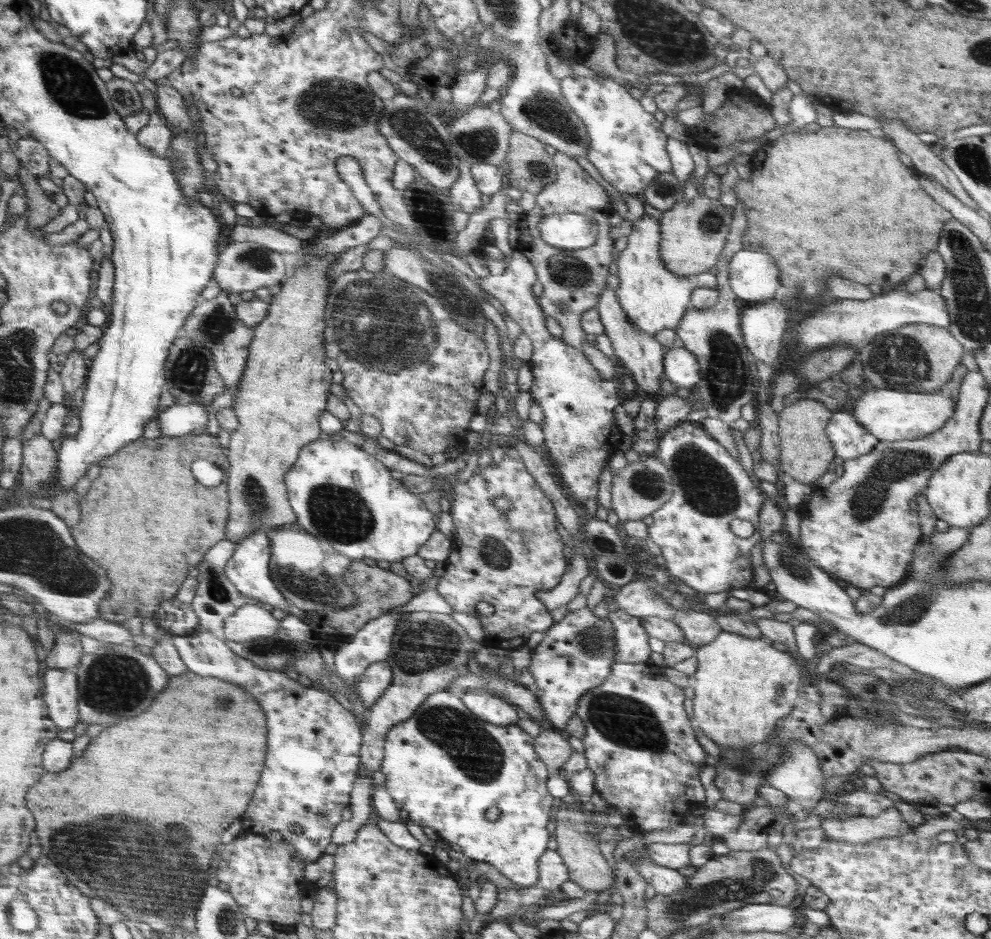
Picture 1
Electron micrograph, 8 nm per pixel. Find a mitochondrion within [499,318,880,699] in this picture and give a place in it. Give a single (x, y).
(707, 487)

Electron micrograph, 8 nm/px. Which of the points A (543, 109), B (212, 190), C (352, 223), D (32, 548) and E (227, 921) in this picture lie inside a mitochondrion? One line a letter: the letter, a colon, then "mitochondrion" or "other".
A: mitochondrion
B: other
C: other
D: mitochondrion
E: mitochondrion

